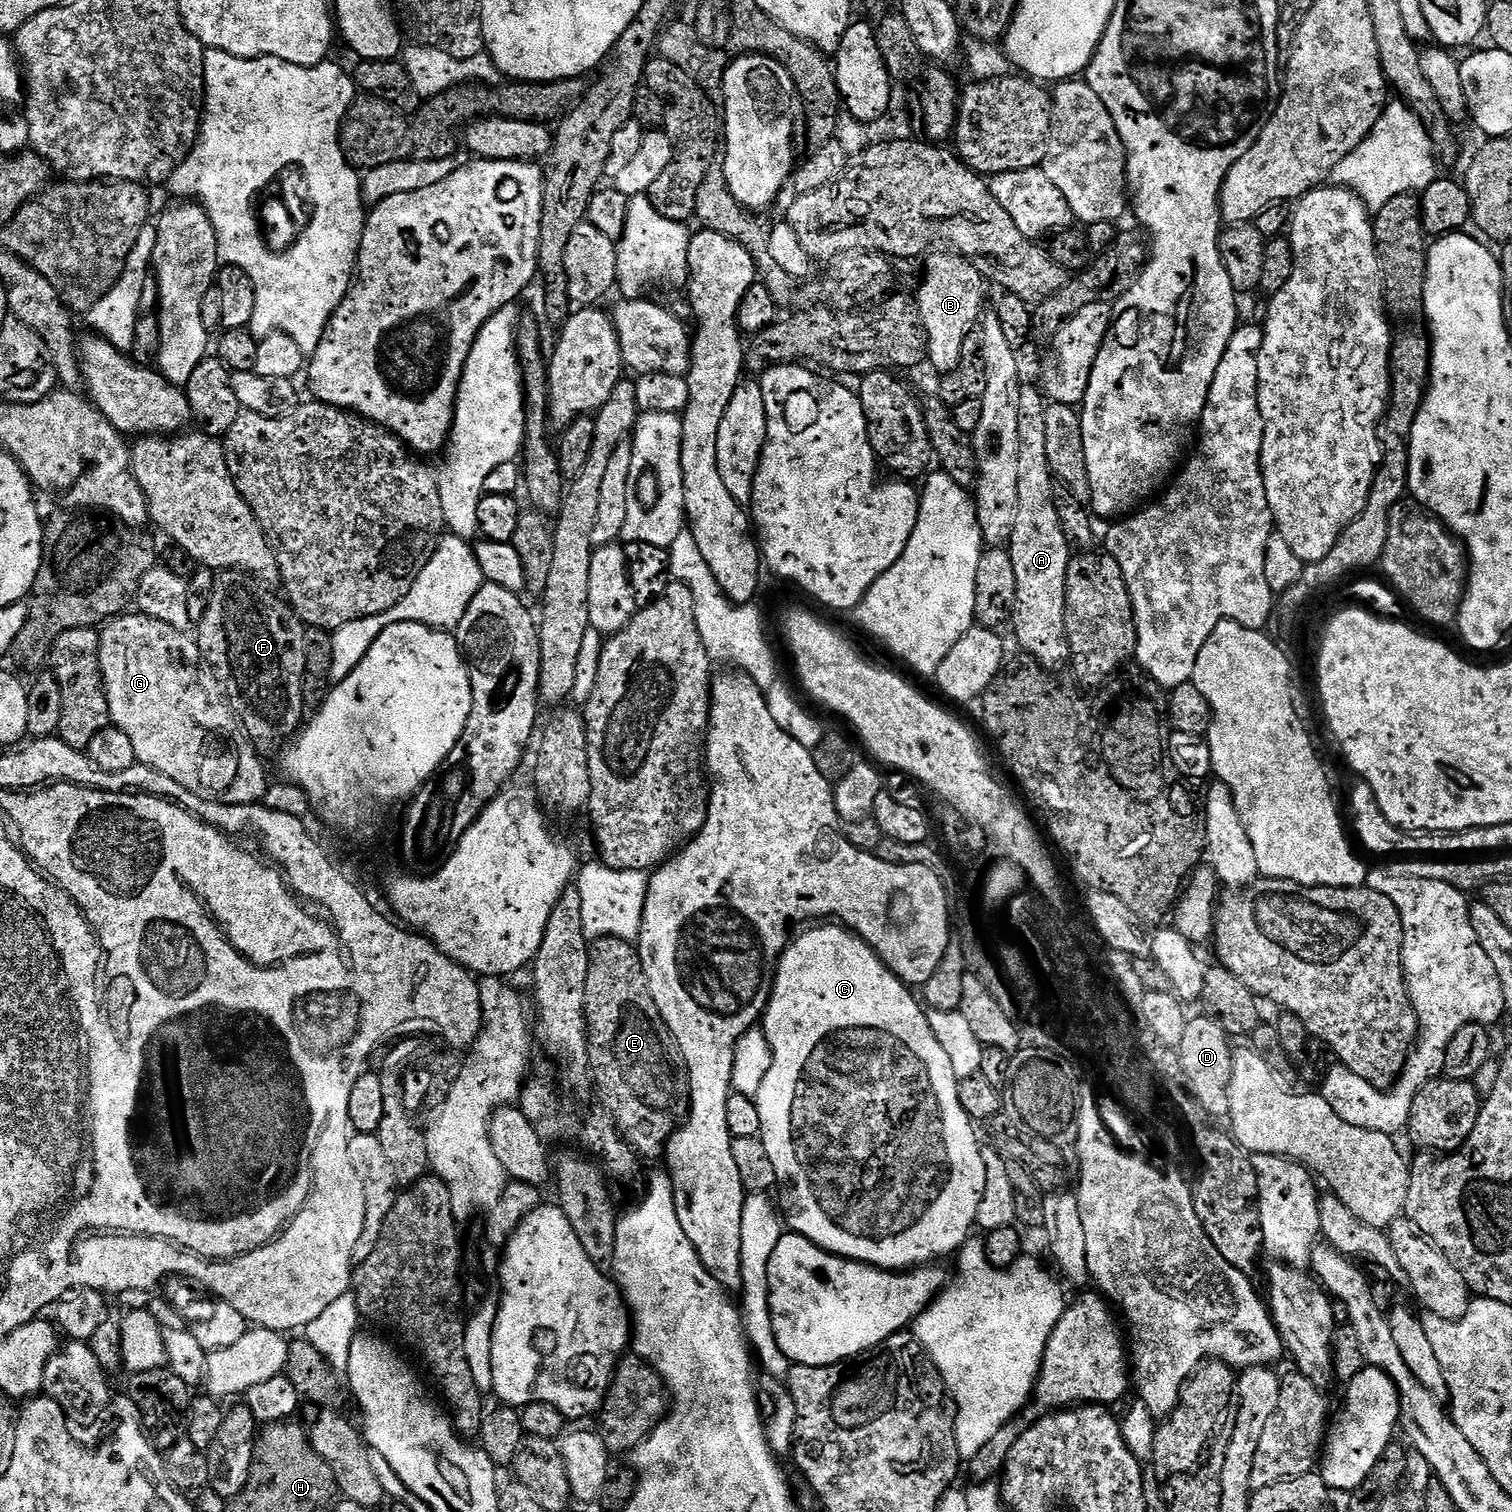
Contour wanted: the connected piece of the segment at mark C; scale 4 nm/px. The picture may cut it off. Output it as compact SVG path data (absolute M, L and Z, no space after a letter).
M824 922L819 926L808 926L803 929L804 932L800 937L793 939L788 945L788 949L780 956L780 963L776 965L774 979L772 981L772 995L768 998L768 1006L764 1010L762 1017L762 1034L770 1042L772 1047L772 1065L766 1074L766 1078L762 1078L762 1086L758 1090L758 1094L754 1097L758 1106L758 1118L760 1119L760 1134L759 1137L763 1140L766 1146L766 1152L769 1155L770 1163L774 1166L774 1174L776 1175L776 1183L778 1191L780 1190L780 1200L778 1199L779 1207L782 1209L783 1219L786 1221L793 1233L798 1236L805 1236L810 1242L814 1242L819 1248L825 1248L826 1251L832 1252L836 1256L845 1256L848 1260L859 1260L862 1264L873 1264L875 1268L886 1268L889 1270L911 1270L917 1266L928 1266L939 1256L951 1257L953 1254L959 1253L960 1247L970 1239L970 1233L973 1231L976 1223L976 1215L978 1214L978 1205L982 1203L982 1190L986 1190L986 1165L982 1163L982 1141L976 1137L977 1125L966 1114L966 1110L962 1110L962 1102L958 1098L958 1086L960 1081L956 1079L954 1069L950 1067L950 1057L947 1056L946 1050L942 1050L942 1045L938 1043L938 1038L934 1038L934 1030L930 1030L930 1022L926 1018L924 1008L921 1001L912 997L913 989L904 981L899 980L893 972L887 968L885 964L876 956L874 951L864 939L855 932L848 931L847 928L836 922Z

